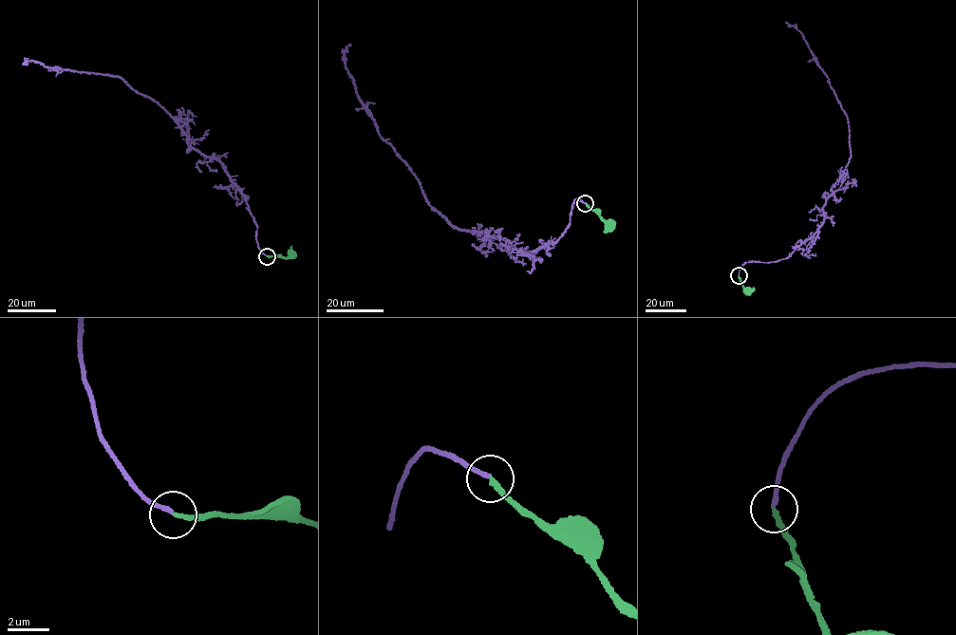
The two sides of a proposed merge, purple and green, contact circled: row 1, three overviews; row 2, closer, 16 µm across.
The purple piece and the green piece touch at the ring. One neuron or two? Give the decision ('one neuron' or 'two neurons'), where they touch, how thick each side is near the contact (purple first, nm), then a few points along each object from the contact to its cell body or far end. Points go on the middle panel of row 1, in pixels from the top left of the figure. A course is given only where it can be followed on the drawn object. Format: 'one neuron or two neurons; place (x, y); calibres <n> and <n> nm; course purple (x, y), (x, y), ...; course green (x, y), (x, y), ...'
two neurons; place (585, 203); calibres 200 and 240 nm; course purple (586, 203), (574, 201), (556, 242), (531, 252), (451, 226), (363, 104), (346, 67), (349, 44); course green (586, 203), (610, 225)

